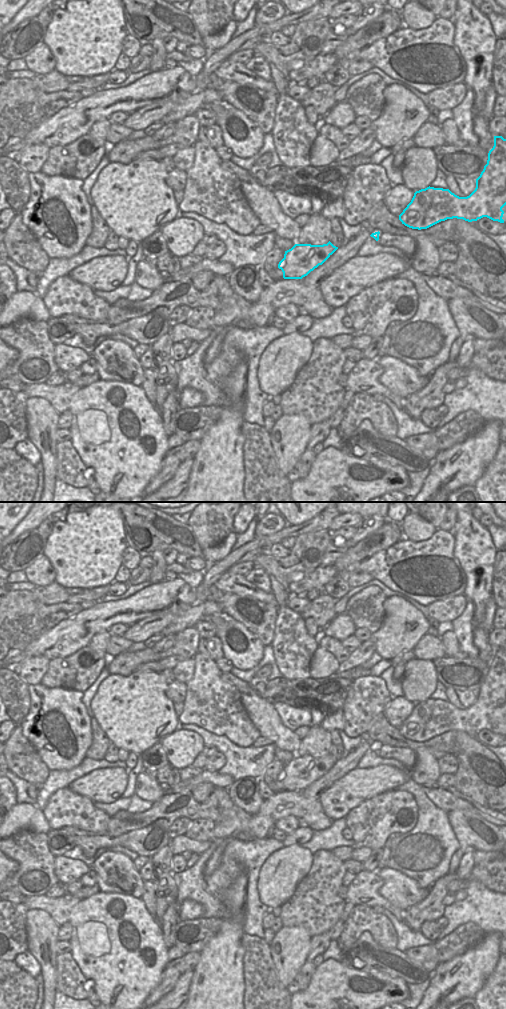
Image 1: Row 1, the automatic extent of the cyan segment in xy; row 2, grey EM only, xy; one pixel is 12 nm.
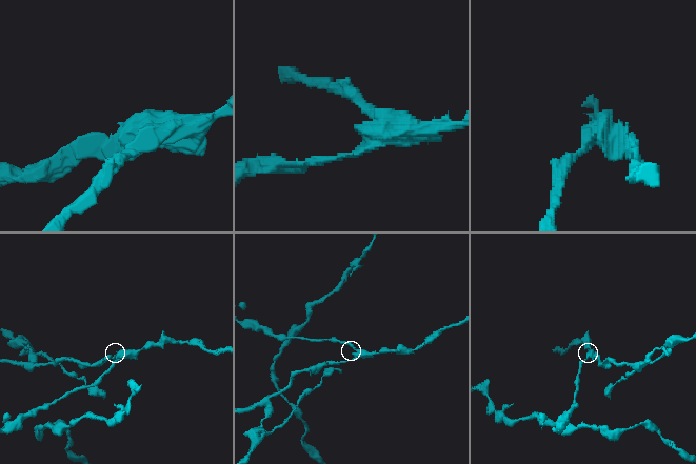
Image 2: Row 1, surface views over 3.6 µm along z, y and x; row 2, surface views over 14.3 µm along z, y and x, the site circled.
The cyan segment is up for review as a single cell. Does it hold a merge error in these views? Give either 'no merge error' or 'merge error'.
merge error

